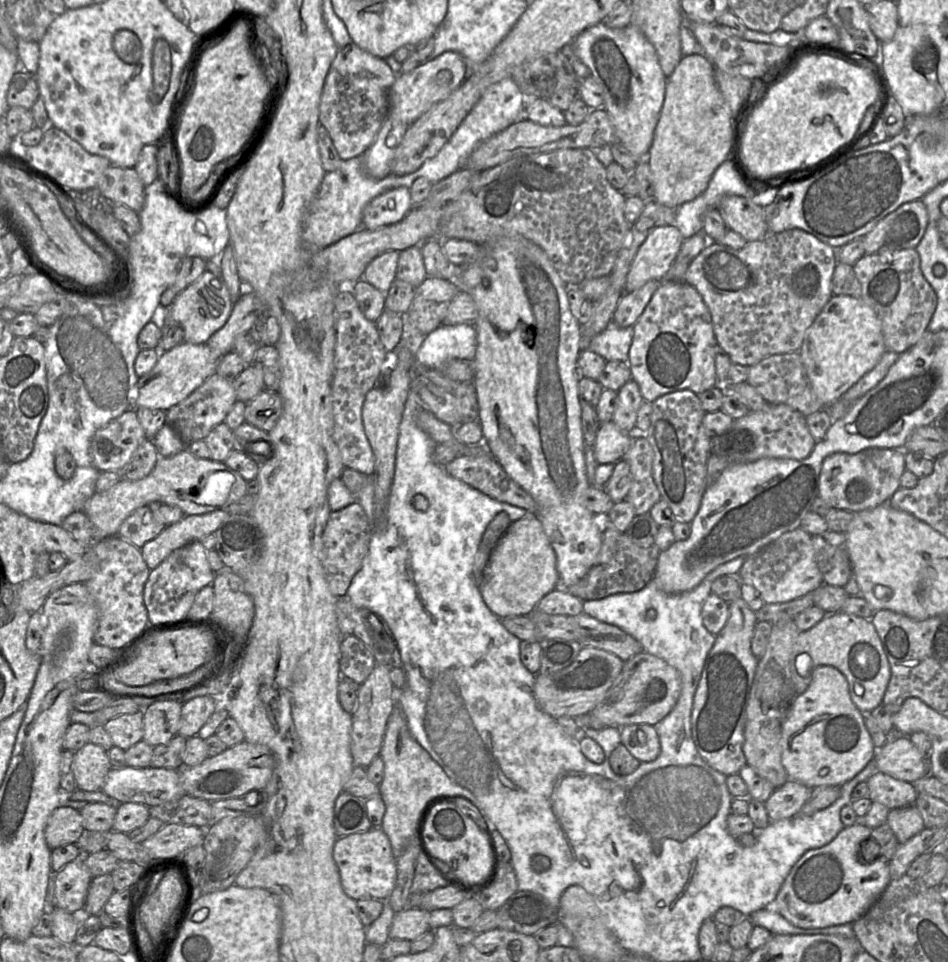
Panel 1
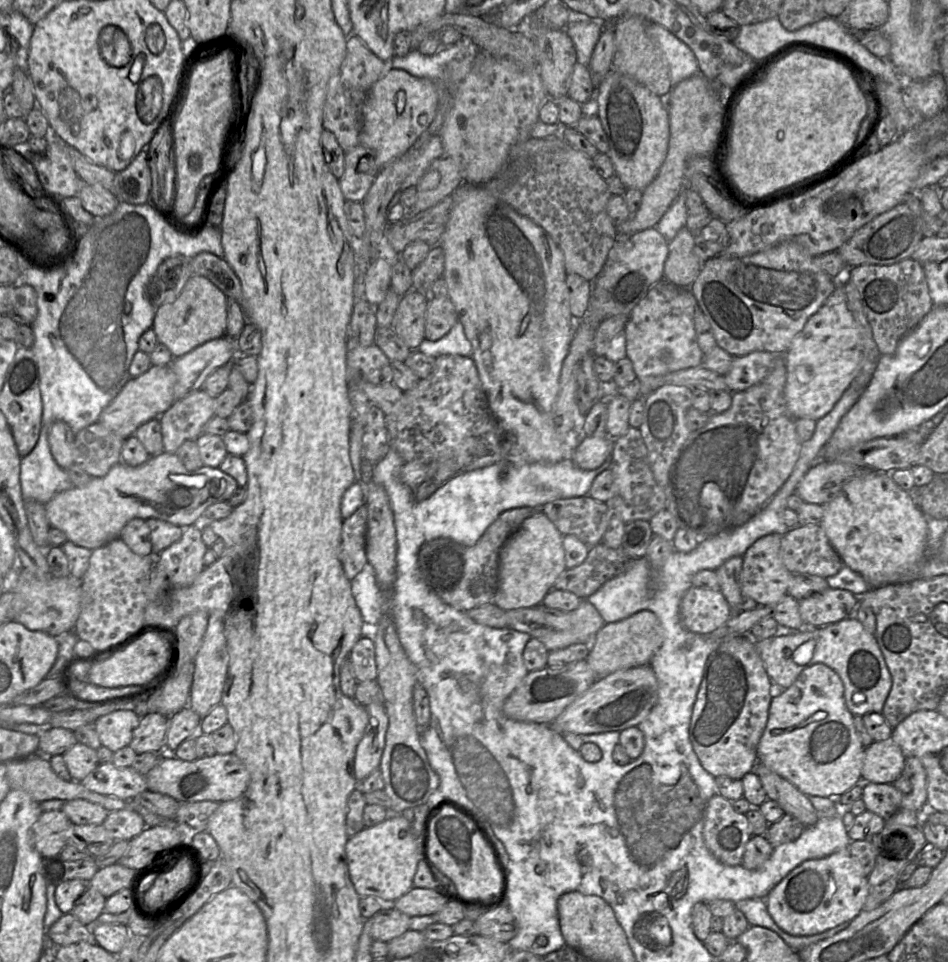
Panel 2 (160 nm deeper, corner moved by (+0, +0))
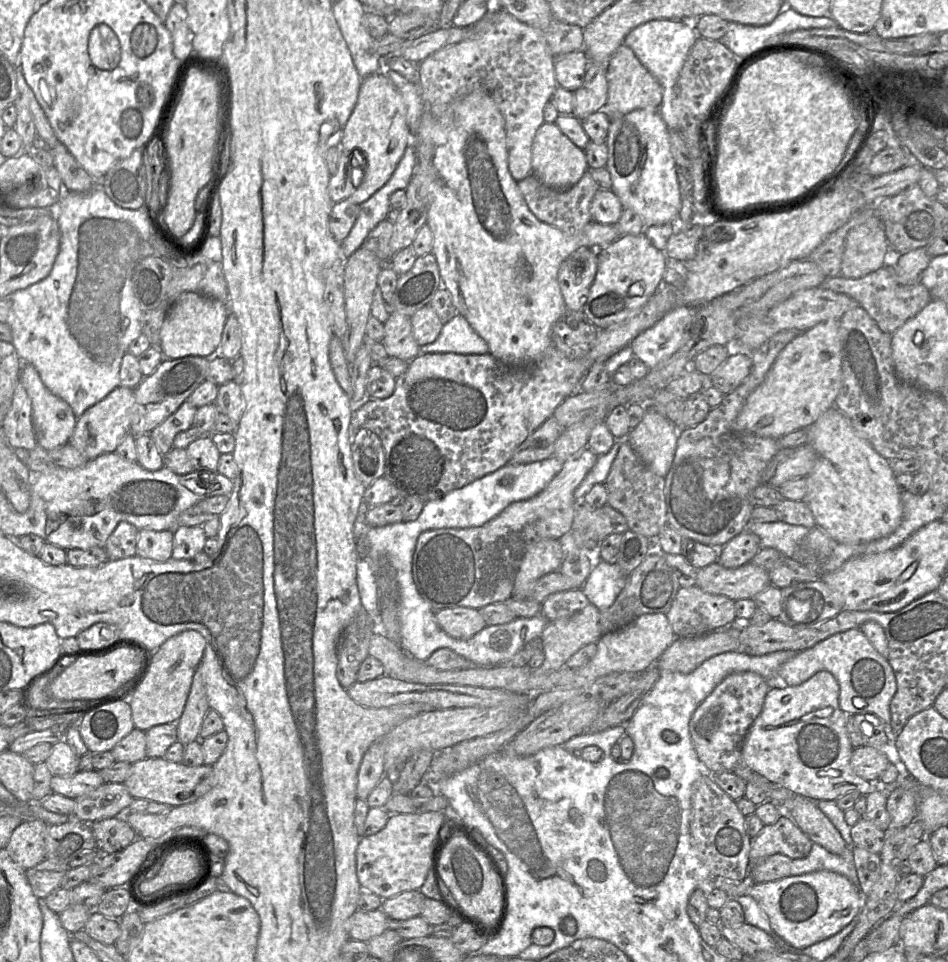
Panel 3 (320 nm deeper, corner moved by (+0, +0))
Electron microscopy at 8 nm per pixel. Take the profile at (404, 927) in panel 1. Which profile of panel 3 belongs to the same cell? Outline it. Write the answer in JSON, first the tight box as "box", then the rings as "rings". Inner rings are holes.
{"box":[348,909,389,942],"rings":[[[382,909],[372,911],[357,910],[348,920],[350,939],[368,942],[389,928],[389,918]]]}

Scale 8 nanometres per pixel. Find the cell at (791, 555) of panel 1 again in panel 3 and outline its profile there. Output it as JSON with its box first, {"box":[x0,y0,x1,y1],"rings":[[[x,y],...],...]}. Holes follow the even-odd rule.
{"box":[696,562,770,601],"rings":[[[714,562],[700,568],[696,579],[696,587],[701,590],[733,601],[753,599],[770,585],[769,572],[752,562],[734,569]]]}

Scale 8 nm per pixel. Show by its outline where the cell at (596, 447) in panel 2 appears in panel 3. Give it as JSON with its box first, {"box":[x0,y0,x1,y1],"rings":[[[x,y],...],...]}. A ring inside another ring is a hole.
{"box":[412,448,597,610],"rings":[[[584,448],[564,461],[560,472],[539,494],[511,503],[481,526],[422,532],[412,560],[412,575],[420,595],[434,610],[453,607],[480,609],[509,599],[527,546],[543,539],[559,539],[571,530],[578,502],[574,491],[597,458],[592,450]]]}

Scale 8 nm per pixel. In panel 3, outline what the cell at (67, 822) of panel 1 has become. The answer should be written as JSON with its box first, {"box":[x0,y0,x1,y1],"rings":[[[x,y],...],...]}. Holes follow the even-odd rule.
{"box":[5,820,48,869],"rings":[[[28,820],[23,821],[11,834],[5,849],[22,869],[31,869],[46,859],[47,828],[48,824],[42,820]]]}

